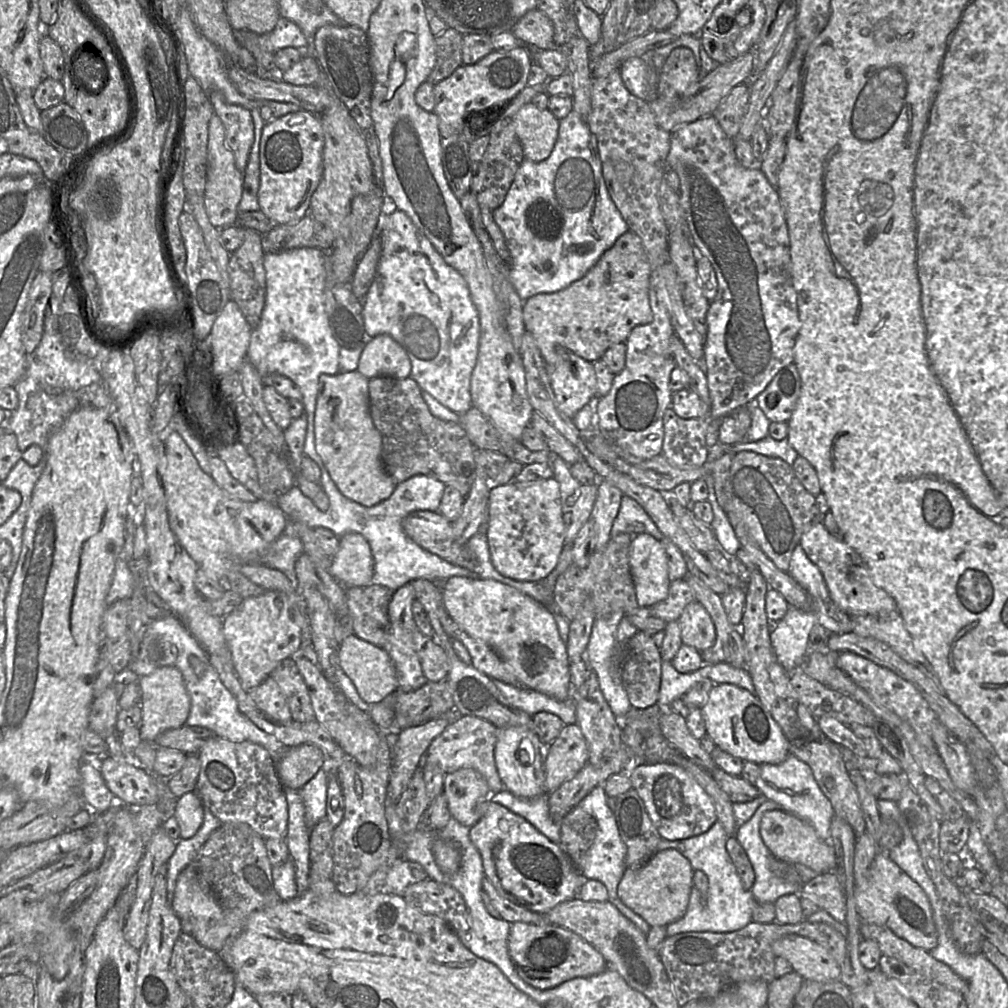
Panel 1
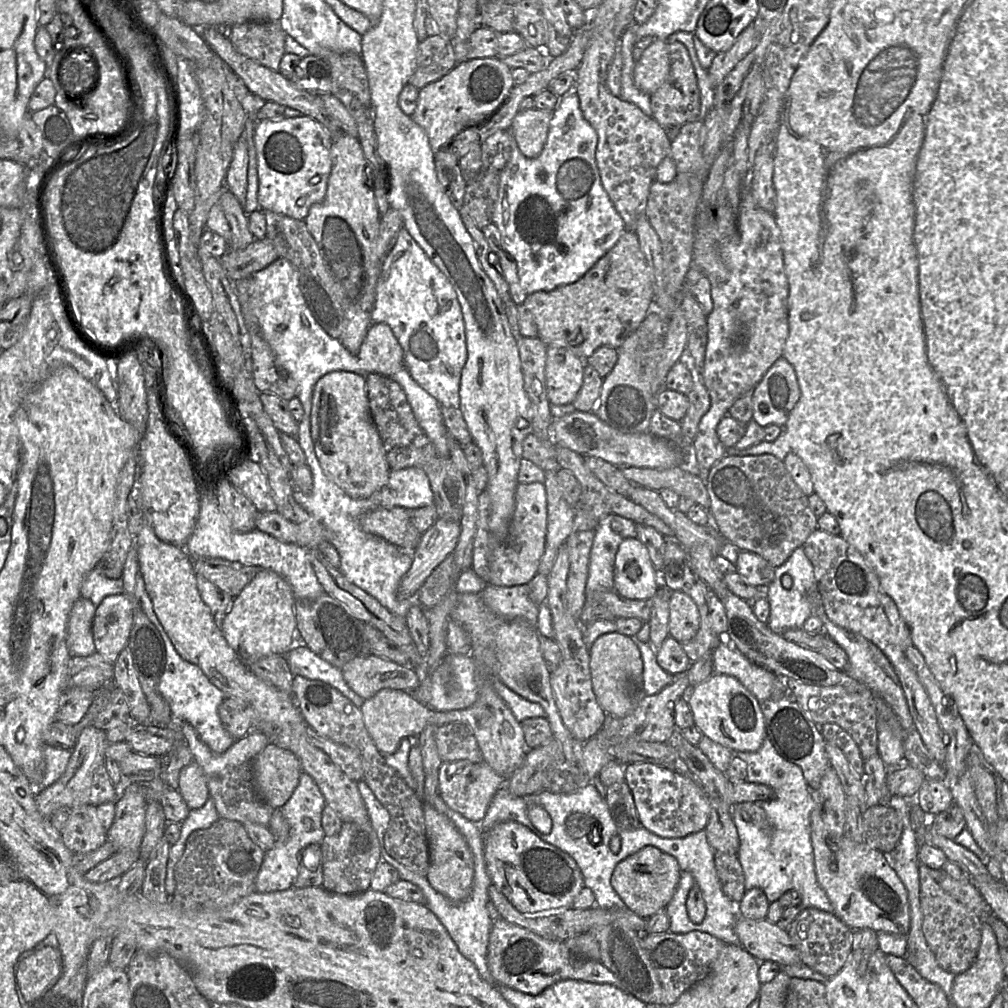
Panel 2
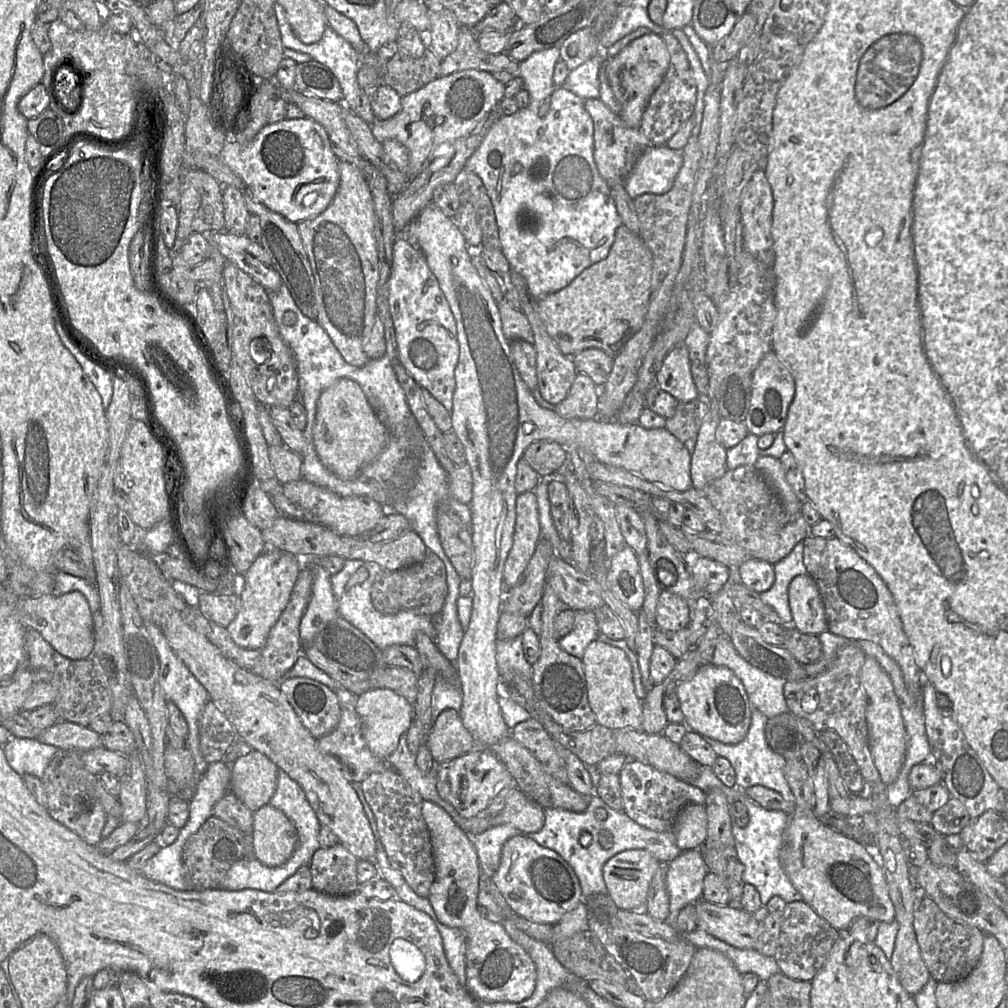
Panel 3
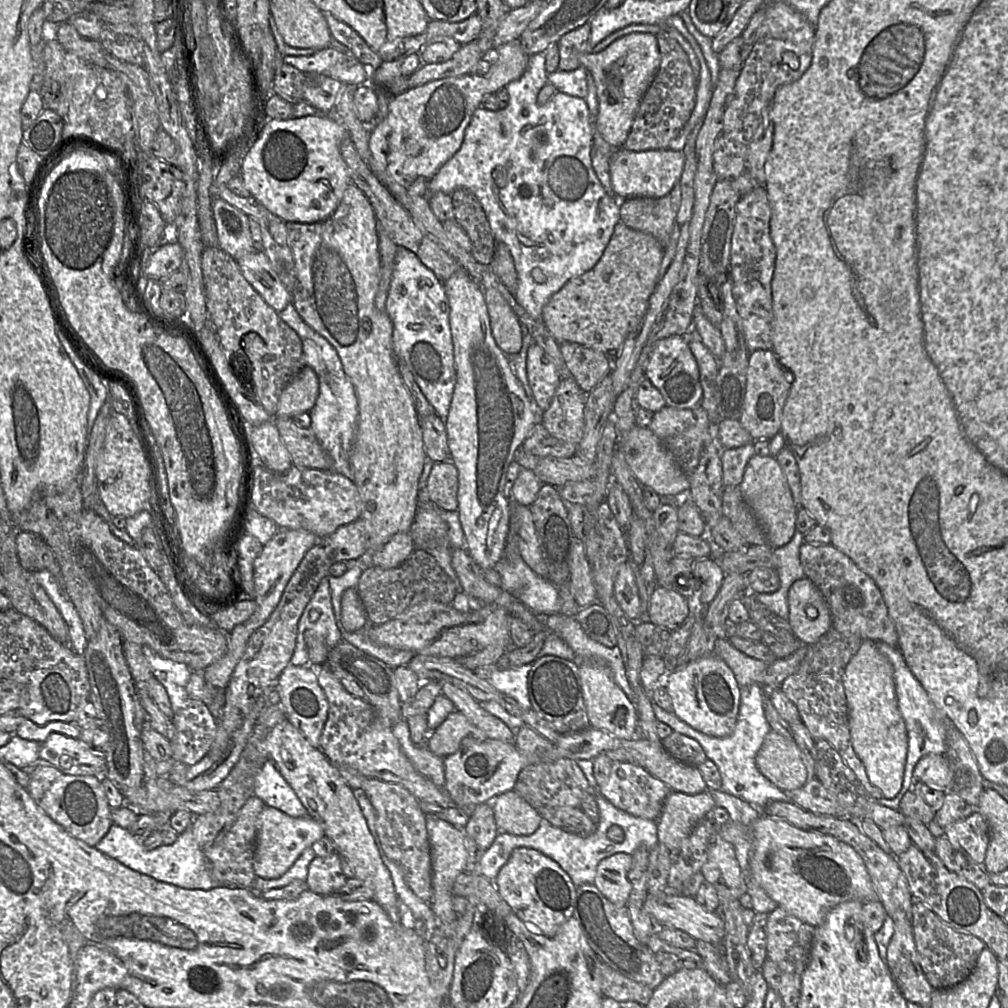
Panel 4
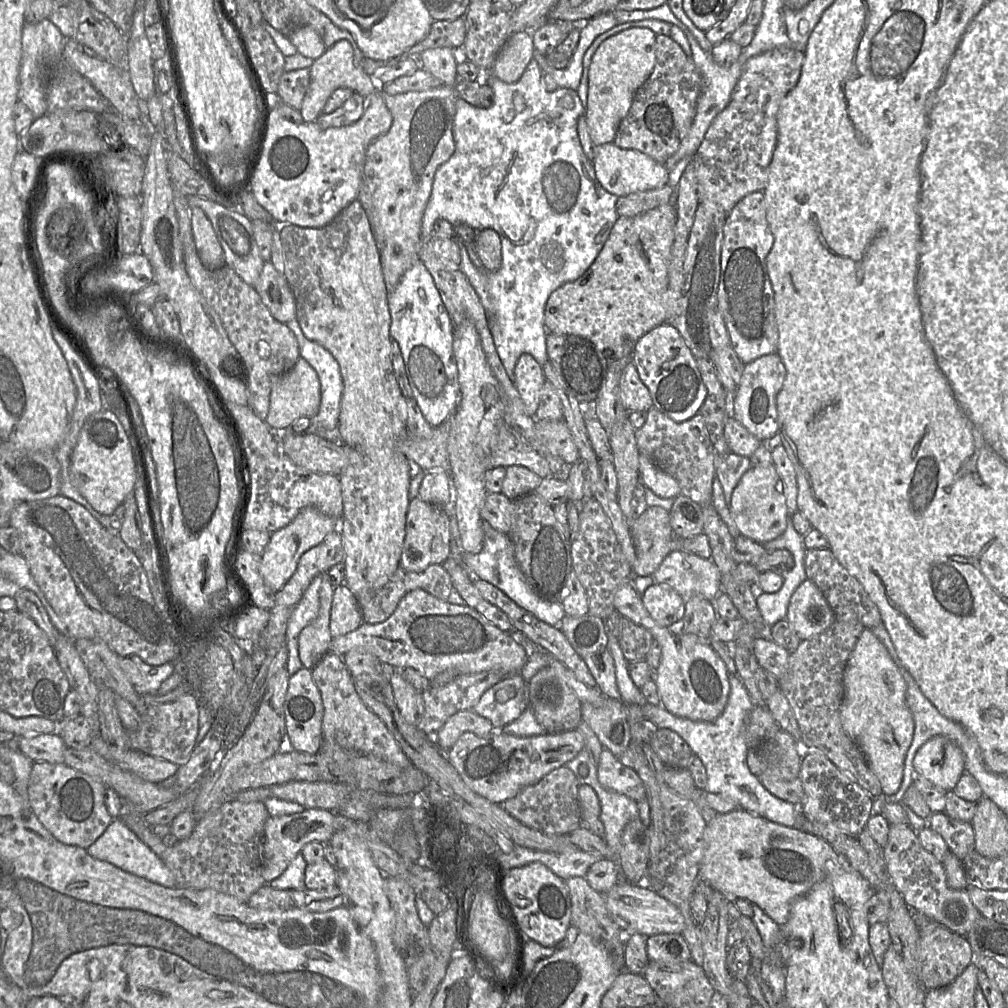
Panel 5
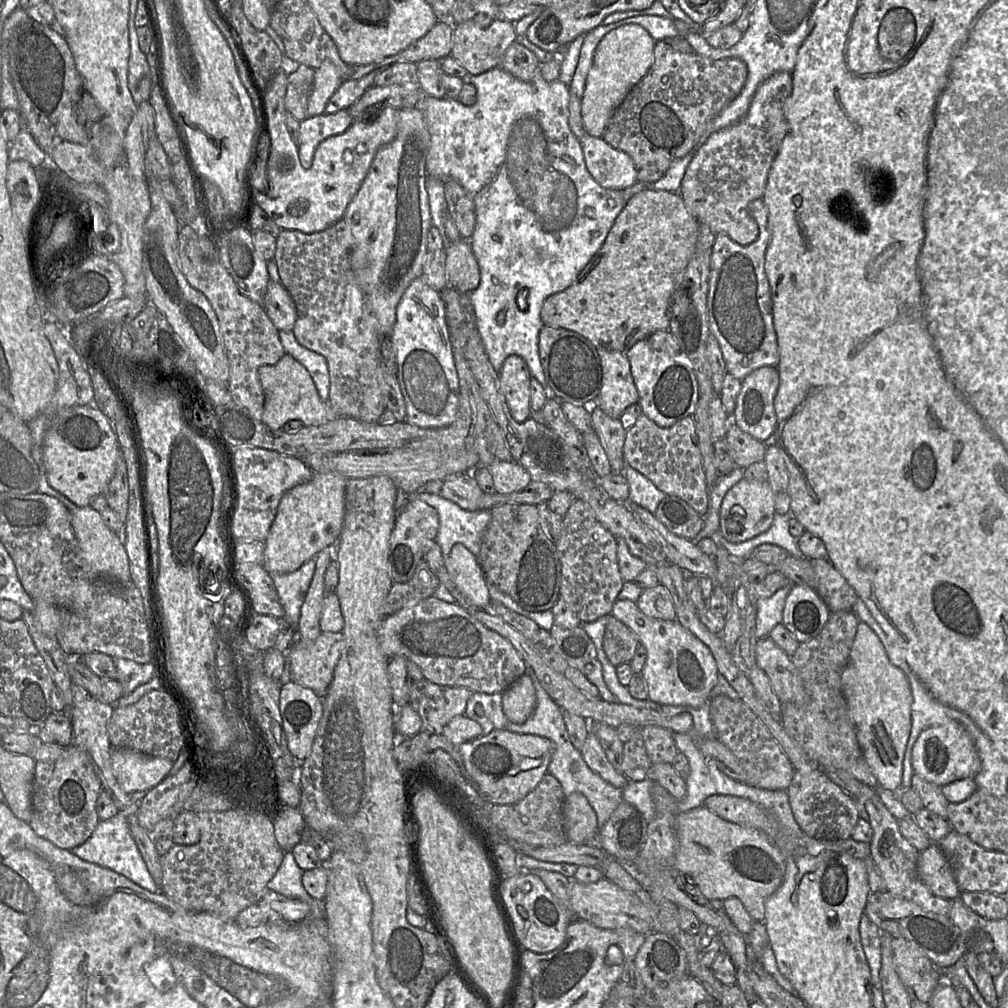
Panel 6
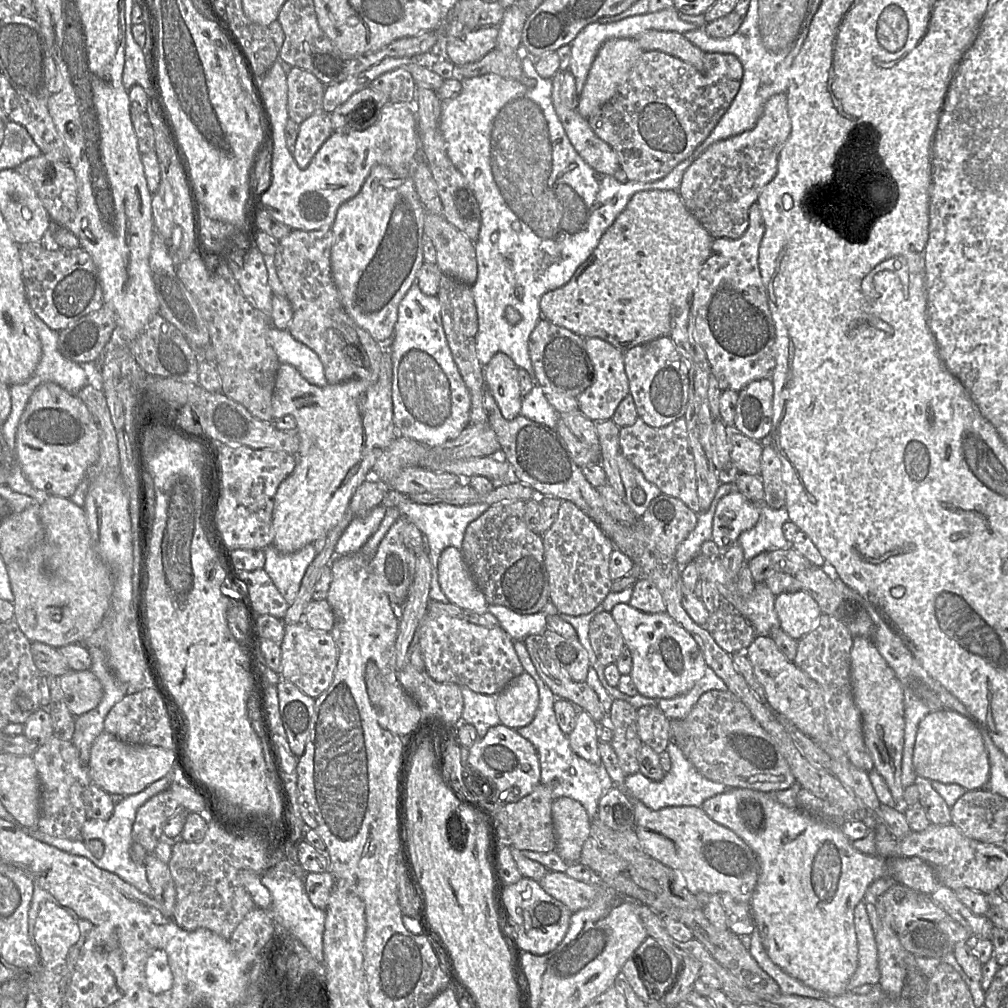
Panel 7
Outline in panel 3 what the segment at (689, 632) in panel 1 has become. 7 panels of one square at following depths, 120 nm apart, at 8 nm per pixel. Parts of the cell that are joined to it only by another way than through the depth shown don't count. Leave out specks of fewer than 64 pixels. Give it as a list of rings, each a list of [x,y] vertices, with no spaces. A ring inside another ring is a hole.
[[[661,591],[655,613],[657,627],[670,631],[685,629],[690,621],[690,606],[681,596]]]

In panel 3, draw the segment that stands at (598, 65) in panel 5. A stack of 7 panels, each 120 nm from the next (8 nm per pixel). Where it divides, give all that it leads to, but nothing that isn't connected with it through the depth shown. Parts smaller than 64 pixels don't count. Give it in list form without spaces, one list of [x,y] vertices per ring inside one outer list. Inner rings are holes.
[[[649,33],[625,46],[615,56],[607,58],[601,67],[614,98],[620,104],[618,116],[629,128],[639,128],[645,108],[668,70],[670,55],[661,35]]]

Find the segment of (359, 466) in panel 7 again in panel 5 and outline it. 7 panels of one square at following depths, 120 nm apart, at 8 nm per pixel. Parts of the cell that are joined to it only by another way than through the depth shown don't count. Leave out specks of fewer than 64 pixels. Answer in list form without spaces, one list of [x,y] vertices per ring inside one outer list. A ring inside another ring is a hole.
[[[300,357],[292,369],[277,376],[272,383],[270,408],[265,422],[273,431],[285,431],[300,418],[313,420],[321,401],[319,377],[314,368]],[[306,507],[287,526],[273,532],[259,561],[259,572],[265,585],[275,594],[280,591],[296,571],[302,555],[321,544],[330,533],[338,530],[338,525],[339,521],[318,509]]]

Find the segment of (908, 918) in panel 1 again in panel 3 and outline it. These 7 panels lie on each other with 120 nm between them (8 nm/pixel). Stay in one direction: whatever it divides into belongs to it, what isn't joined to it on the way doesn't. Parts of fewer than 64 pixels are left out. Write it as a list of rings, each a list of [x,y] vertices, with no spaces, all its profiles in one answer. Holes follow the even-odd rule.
[[[801,759],[785,760],[784,775],[795,798],[795,808],[783,833],[779,859],[786,876],[801,894],[802,901],[838,930],[849,928],[856,918],[862,916],[874,918],[879,922],[895,920],[895,909],[889,896],[884,872],[867,847],[835,831],[816,814],[812,779],[803,761]]]

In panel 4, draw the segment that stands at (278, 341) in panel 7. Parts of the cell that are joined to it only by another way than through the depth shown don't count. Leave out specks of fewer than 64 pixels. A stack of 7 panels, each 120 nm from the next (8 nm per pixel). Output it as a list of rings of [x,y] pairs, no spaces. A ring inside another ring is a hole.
[[[293,302],[278,313],[280,319],[300,337],[303,345],[303,365],[310,366],[319,378],[319,395],[309,412],[311,429],[321,446],[332,458],[332,469],[353,479],[349,461],[350,452],[358,425],[358,399],[355,388],[344,372],[336,349],[320,334],[315,332],[297,313]]]

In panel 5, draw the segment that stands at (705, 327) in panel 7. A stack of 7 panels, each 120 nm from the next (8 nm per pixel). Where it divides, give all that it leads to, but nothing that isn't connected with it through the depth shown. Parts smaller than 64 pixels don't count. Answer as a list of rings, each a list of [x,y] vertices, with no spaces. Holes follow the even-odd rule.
[[[764,193],[748,194],[731,210],[724,225],[717,294],[717,308],[728,331],[731,347],[744,365],[759,357],[775,354],[778,349],[774,292],[766,265],[773,243]]]

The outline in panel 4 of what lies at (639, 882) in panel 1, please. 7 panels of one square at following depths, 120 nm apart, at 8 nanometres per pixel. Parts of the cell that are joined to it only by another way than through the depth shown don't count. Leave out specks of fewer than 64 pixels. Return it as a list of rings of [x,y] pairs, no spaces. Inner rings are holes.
[[[617,853],[602,860],[596,870],[594,886],[613,904],[626,906],[631,883],[628,872],[632,863],[632,855]]]

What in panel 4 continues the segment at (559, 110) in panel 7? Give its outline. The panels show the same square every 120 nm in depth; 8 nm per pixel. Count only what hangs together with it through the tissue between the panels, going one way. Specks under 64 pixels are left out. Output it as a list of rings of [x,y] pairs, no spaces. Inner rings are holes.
[[[623,147],[615,148],[610,156],[609,172],[614,196],[618,199],[633,197],[662,198],[668,195],[674,185],[679,183],[686,156],[683,151],[659,149],[632,152]]]

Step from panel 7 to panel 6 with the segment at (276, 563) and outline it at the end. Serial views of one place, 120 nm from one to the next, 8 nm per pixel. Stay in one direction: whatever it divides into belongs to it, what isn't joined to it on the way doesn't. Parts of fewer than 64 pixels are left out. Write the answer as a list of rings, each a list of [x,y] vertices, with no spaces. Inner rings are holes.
[[[311,558],[293,572],[286,574],[270,574],[285,611],[283,620],[286,620],[296,627],[296,638],[294,639],[294,643],[301,640],[298,634],[301,607],[310,587],[315,567],[315,558]]]

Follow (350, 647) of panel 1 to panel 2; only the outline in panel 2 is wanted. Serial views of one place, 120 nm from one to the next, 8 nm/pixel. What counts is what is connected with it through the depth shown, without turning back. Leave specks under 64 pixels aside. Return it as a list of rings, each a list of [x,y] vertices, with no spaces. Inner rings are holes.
[[[372,653],[355,657],[341,670],[351,689],[364,700],[384,688],[410,693],[421,681],[421,673],[417,669]]]

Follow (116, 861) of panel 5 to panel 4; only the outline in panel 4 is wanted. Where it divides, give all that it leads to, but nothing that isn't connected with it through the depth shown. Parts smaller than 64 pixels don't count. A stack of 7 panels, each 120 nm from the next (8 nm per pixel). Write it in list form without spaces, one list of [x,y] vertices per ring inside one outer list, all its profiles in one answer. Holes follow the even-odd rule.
[[[113,823],[95,848],[136,872],[180,888],[210,890],[222,887],[222,884],[213,878],[210,865],[193,837],[192,824],[179,834],[171,845],[162,844],[156,849],[147,850],[143,841],[144,836],[133,835]]]

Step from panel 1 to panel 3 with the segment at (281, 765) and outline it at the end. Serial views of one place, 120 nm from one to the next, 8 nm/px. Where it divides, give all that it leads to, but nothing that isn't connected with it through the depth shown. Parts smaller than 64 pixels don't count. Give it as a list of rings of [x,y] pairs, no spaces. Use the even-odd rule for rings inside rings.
[[[252,750],[230,766],[229,790],[252,812],[269,804],[279,768],[264,754]]]

